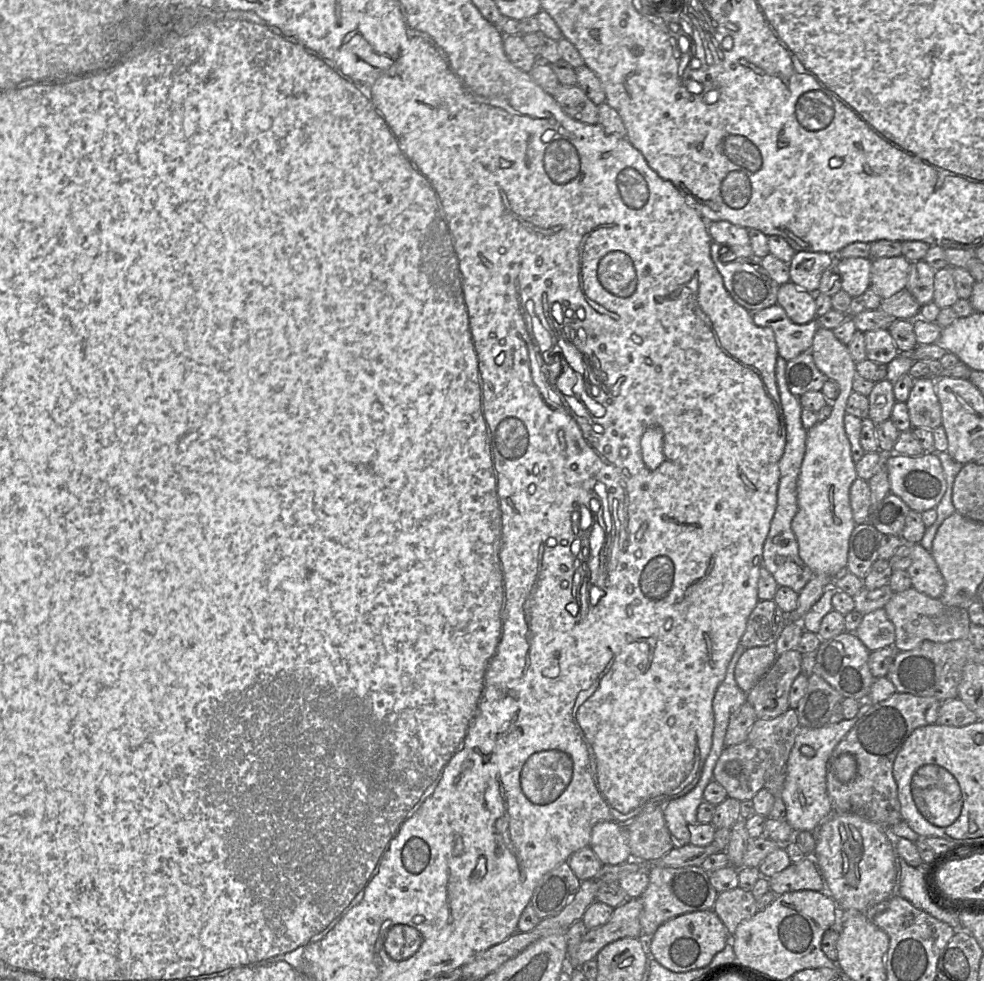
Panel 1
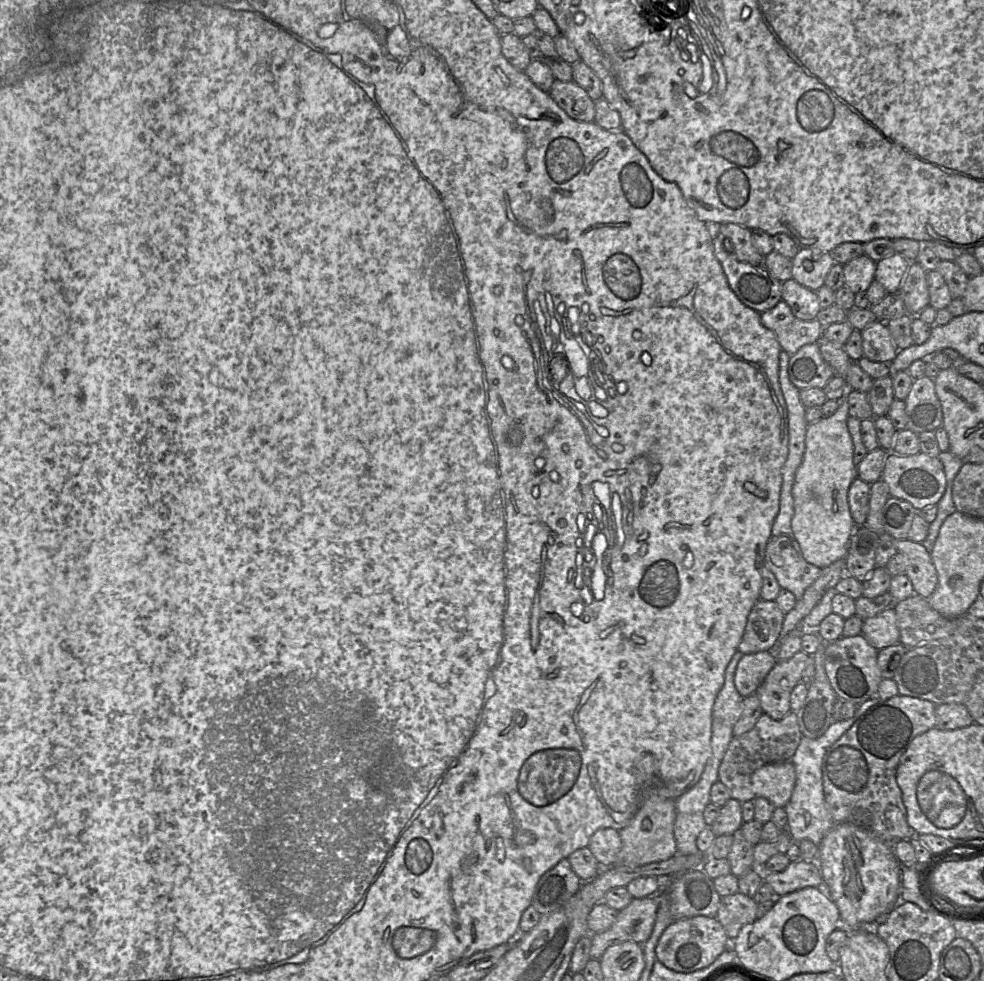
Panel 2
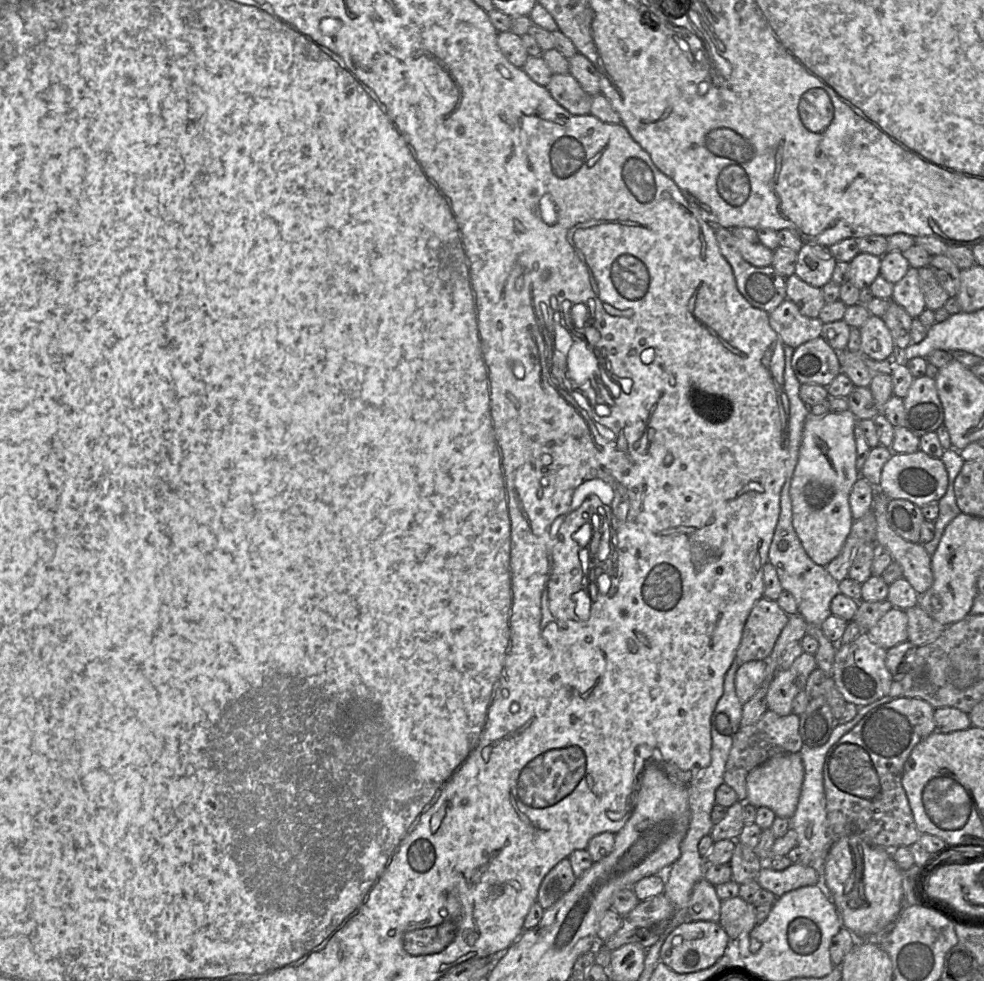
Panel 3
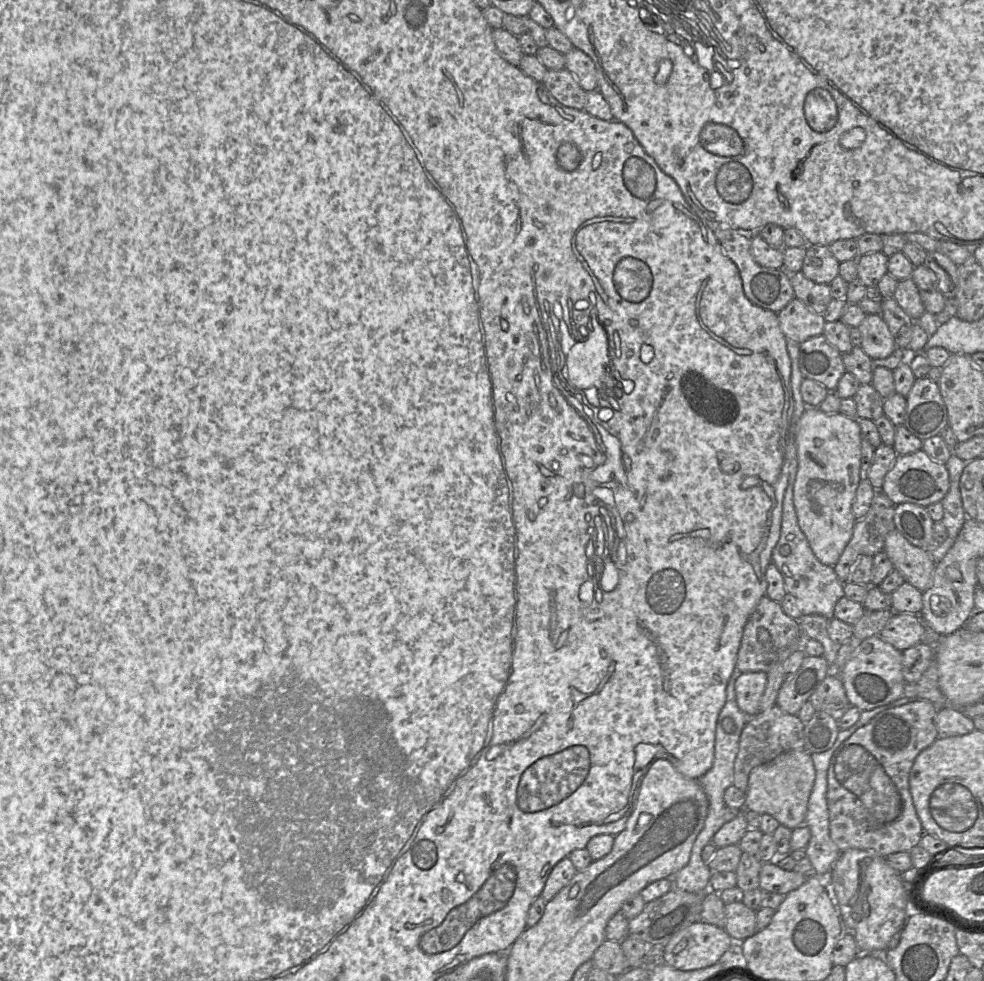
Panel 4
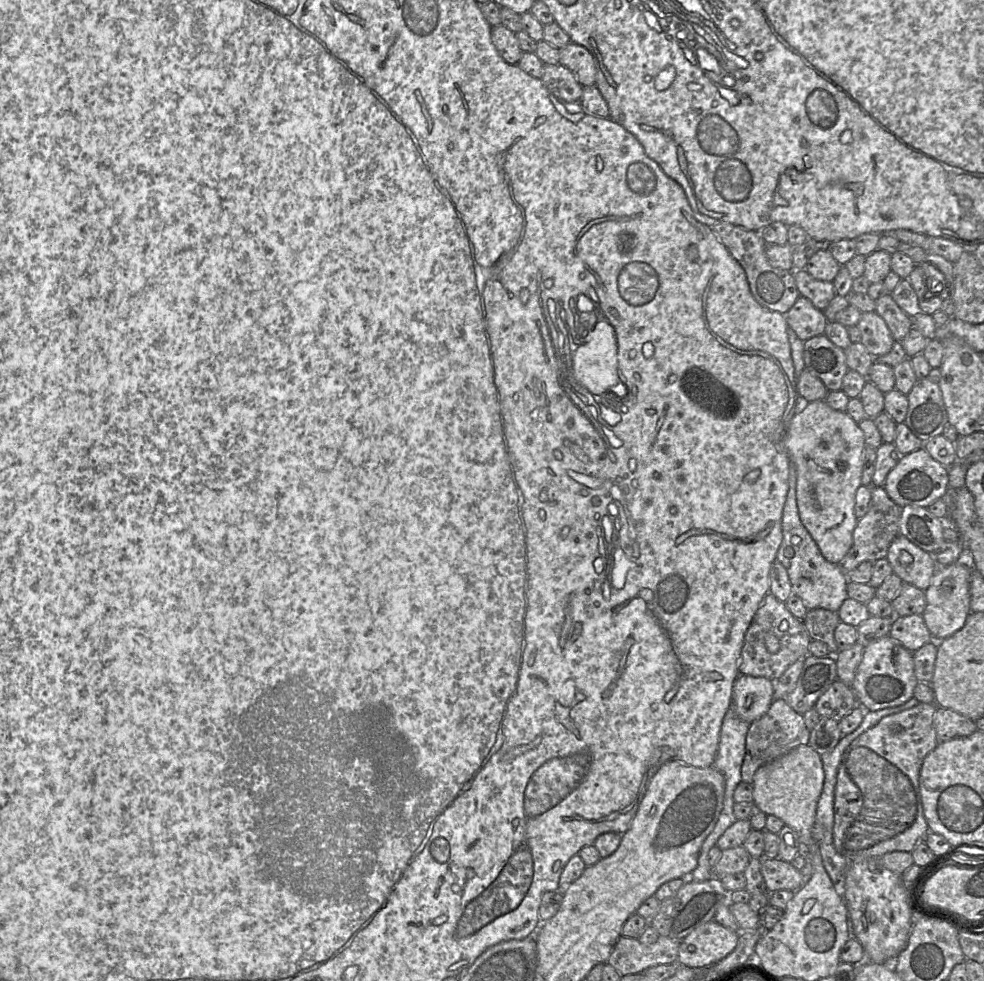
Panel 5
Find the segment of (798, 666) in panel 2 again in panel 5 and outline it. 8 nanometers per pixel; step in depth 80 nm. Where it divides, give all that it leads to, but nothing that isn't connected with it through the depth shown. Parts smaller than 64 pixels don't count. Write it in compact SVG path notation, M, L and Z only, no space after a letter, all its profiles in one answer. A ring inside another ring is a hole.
M807 655L801 674L792 692L784 700L799 714L814 708L818 698L838 680L834 656Z

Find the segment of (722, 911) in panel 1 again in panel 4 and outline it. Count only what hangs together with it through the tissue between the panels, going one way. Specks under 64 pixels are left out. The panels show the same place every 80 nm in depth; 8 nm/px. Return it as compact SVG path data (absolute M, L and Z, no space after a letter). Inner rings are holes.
M742 902L726 904L725 931L733 941L744 941L757 933L756 911L745 906Z

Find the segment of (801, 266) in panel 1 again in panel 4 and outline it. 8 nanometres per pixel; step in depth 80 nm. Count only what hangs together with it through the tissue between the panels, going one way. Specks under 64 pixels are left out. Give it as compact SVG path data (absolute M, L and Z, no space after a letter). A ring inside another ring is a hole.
M807 245L801 272L819 284L830 284L839 275L840 262L826 245Z

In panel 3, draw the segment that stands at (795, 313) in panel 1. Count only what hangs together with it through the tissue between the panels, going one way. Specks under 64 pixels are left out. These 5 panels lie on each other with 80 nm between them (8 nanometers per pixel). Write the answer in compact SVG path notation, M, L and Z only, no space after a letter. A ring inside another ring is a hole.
M795 274L786 278L786 295L809 318L817 318L826 304L821 288L807 284Z

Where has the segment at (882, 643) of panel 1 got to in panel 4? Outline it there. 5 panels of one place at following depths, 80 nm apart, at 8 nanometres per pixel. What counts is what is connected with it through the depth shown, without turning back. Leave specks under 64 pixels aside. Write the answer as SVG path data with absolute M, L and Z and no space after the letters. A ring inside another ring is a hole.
M893 613L879 637L894 648L904 651L921 641L925 623L917 614Z

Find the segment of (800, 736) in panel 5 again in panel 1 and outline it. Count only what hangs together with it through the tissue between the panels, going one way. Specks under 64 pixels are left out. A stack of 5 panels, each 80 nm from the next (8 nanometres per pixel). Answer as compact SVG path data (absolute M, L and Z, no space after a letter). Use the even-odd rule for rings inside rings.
M792 708L775 718L757 719L743 742L725 747L714 767L713 779L725 788L729 797L752 800L766 780L785 771L798 727L797 713Z

